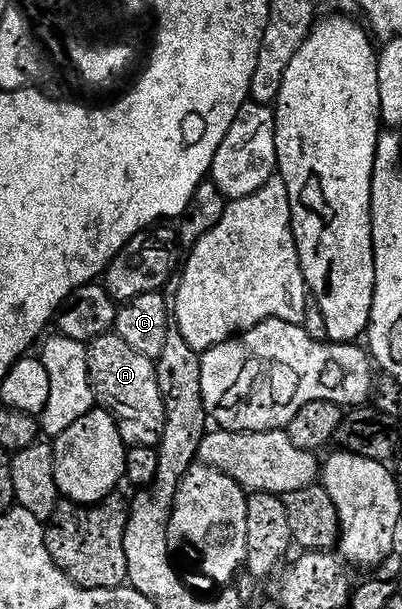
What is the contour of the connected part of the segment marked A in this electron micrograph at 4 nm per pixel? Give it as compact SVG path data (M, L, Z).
M114 333L98 336L86 346L88 377L96 404L118 420L119 432L128 447L158 448L165 433L165 401L155 372L156 360L141 357Z

